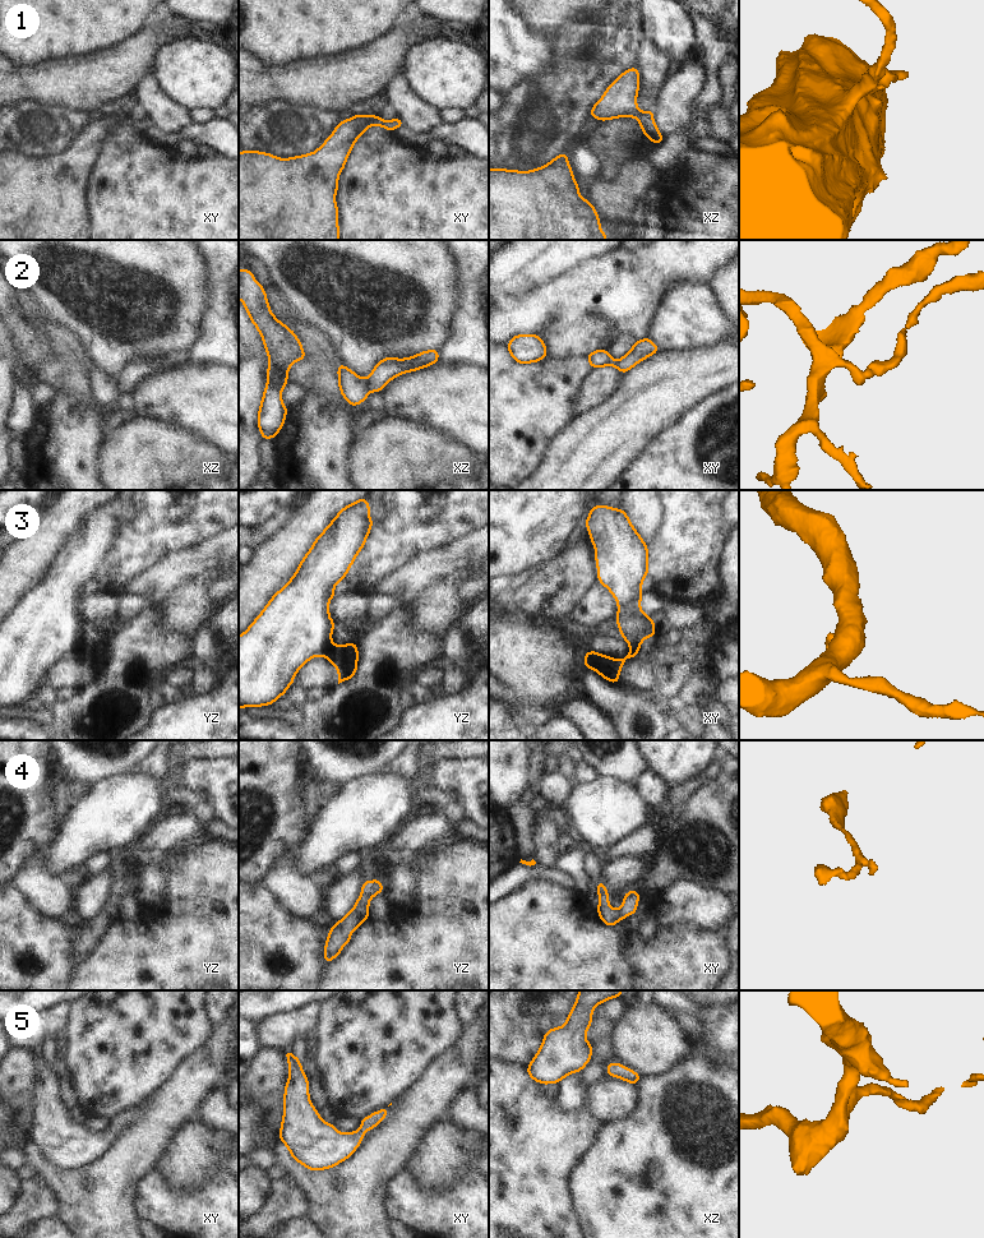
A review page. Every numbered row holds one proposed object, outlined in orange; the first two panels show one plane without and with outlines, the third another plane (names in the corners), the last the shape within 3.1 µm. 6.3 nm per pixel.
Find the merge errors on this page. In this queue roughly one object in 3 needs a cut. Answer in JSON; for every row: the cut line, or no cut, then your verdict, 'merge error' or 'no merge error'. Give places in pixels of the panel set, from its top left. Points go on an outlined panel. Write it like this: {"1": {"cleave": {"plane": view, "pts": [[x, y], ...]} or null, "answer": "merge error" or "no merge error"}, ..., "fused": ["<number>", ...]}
{"1": {"cleave": null, "answer": "no merge error"}, "2": {"cleave": {"plane": "xz", "pts": [[365, 379], [369, 391]]}, "answer": "merge error"}, "3": {"cleave": {"plane": "yz", "pts": [[329, 640], [323, 655]]}, "answer": "merge error"}, "4": {"cleave": null, "answer": "no merge error"}, "5": {"cleave": null, "answer": "no merge error"}, "fused": ["2", "3"]}

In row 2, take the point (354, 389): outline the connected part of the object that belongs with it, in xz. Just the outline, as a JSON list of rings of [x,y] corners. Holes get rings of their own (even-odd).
[[[342,362],[338,365],[337,374],[341,394],[351,406],[357,407],[359,403],[366,401],[369,394],[366,379],[359,377]]]

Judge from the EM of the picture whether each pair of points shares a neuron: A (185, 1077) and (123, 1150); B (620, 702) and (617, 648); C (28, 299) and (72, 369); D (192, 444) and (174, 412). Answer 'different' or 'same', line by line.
A: same
B: same
C: same
D: different

